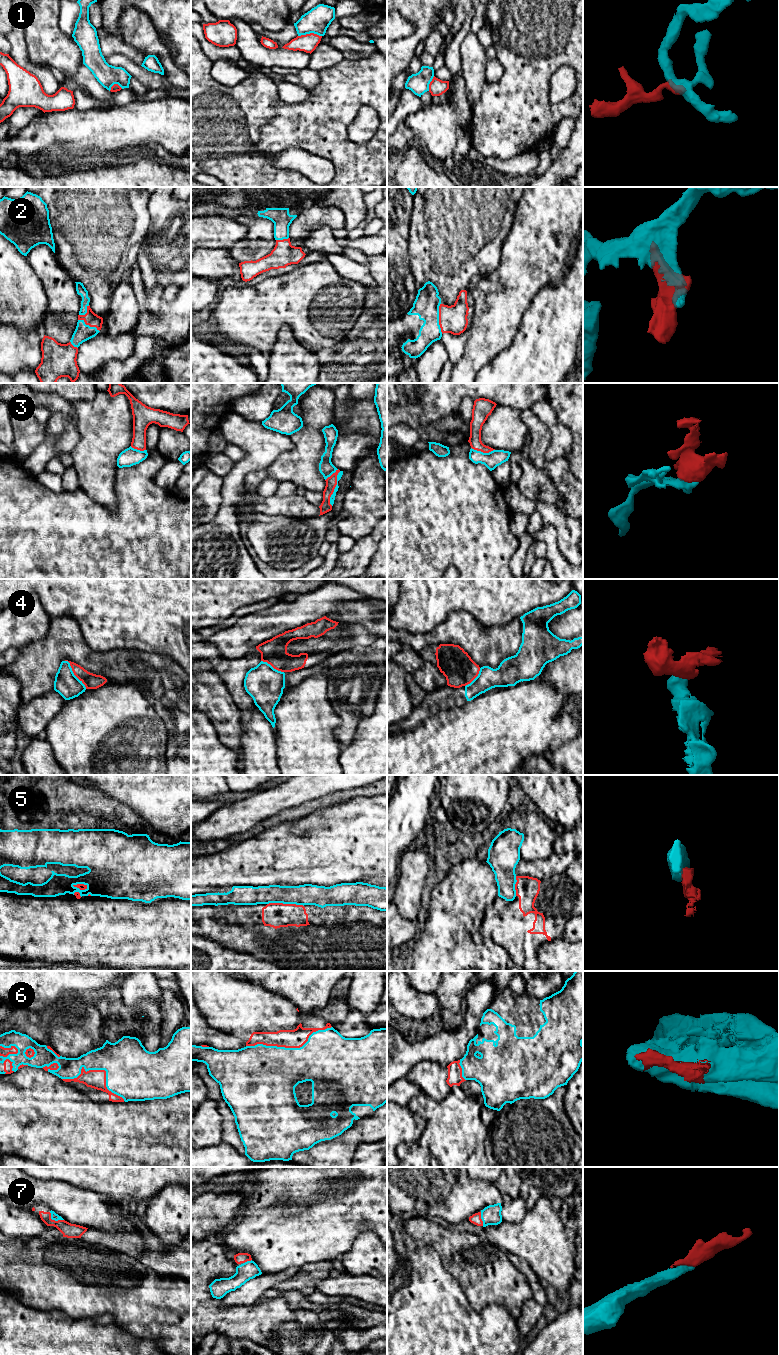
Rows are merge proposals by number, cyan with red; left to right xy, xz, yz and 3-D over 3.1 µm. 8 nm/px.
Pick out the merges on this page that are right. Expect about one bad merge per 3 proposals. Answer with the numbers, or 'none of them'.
2, 6, 7

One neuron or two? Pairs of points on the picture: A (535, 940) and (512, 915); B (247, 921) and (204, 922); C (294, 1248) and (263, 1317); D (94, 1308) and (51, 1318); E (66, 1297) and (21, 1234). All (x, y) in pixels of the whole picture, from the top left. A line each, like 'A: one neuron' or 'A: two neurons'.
A: one neuron
B: one neuron
C: two neurons
D: two neurons
E: two neurons

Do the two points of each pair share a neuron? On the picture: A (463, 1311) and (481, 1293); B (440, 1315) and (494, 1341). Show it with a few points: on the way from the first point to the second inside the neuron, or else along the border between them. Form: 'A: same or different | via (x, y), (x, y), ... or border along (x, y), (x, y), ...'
A: different | border along (462, 1288), (476, 1311), (492, 1303)
B: same | via (453, 1328), (457, 1329), (469, 1341), (481, 1341)

